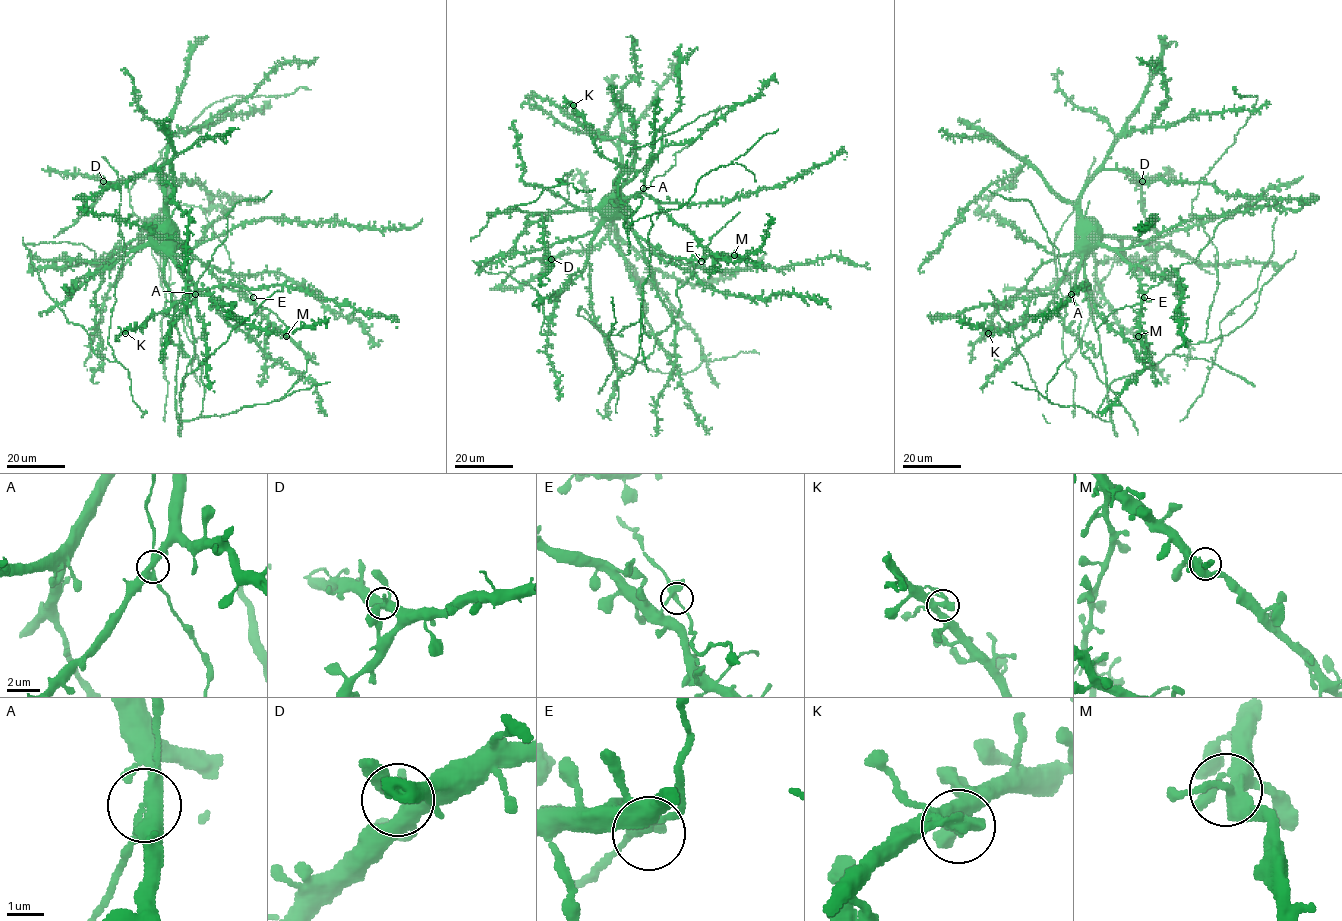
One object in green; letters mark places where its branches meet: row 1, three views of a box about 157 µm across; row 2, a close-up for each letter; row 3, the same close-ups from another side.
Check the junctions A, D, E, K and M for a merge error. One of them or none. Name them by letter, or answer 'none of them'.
none of them

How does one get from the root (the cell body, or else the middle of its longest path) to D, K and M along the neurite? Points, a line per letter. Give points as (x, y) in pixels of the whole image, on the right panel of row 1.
D: (1079, 235), (1085, 223), (1080, 209), (1082, 189), (1097, 173), (1128, 169), (1139, 183), (1142, 181)
K: (1079, 235), (1065, 274), (1046, 308), (1021, 323), (988, 333)
M: (1079, 235), (1080, 243), (1111, 247), (1129, 265), (1139, 281), (1142, 304), (1138, 336)

